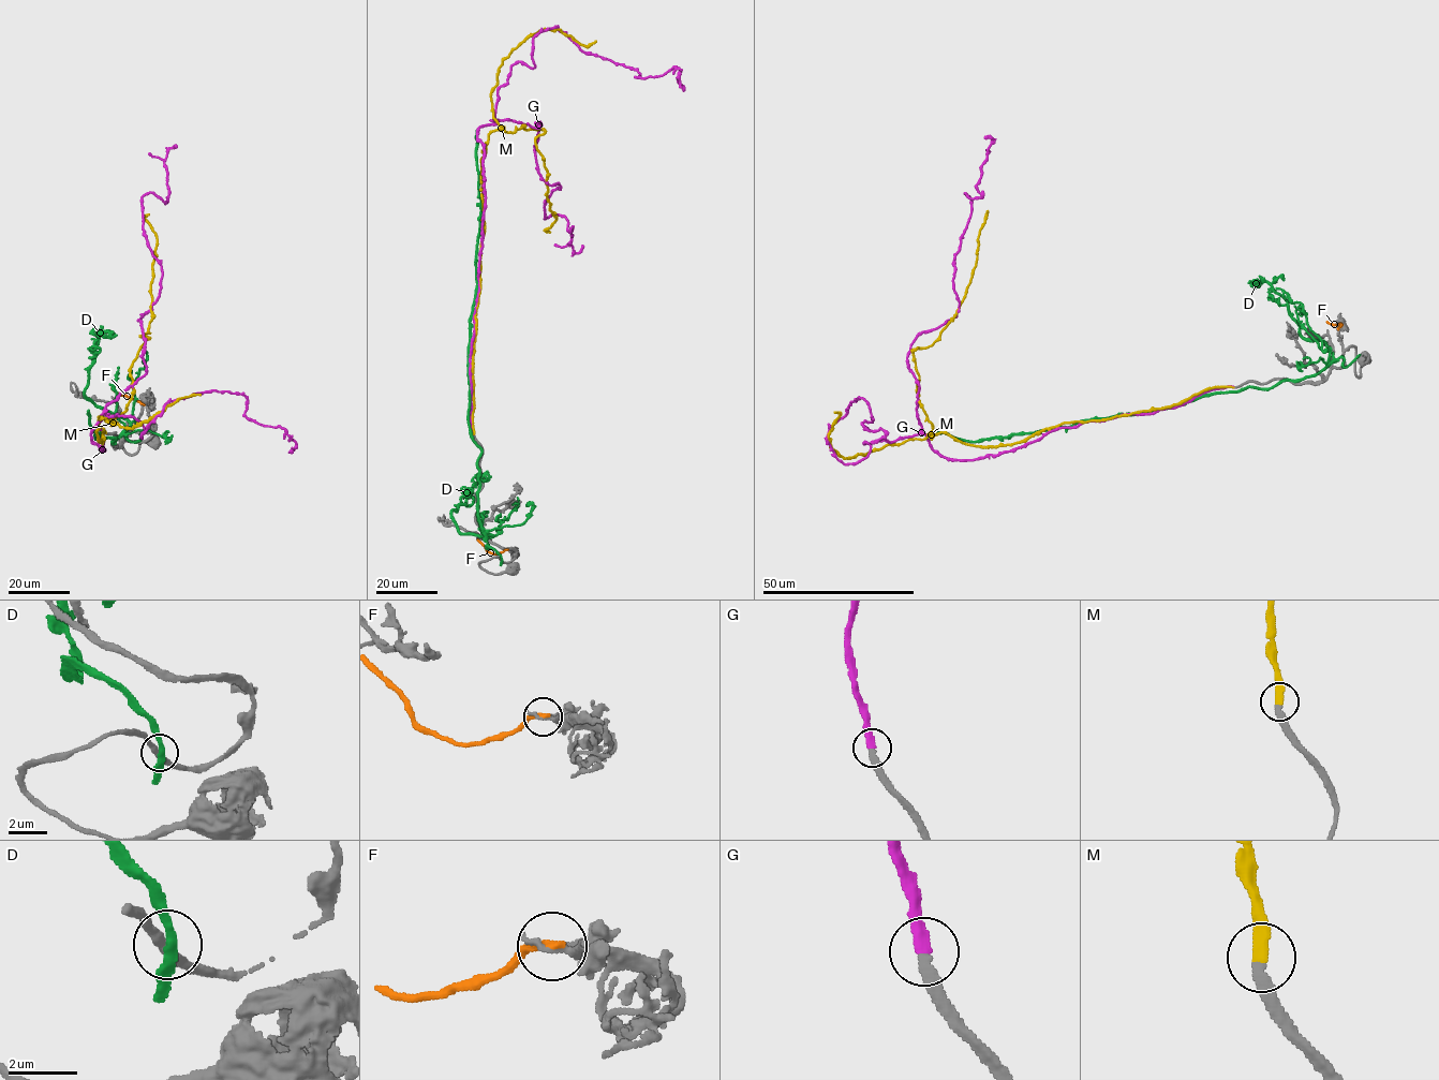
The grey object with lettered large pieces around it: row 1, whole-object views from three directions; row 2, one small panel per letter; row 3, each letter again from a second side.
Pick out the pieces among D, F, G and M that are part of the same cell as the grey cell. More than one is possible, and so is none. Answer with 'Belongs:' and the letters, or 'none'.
Belongs: M

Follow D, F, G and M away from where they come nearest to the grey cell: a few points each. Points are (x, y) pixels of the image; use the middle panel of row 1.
D: (501, 560), (488, 548), (479, 524), (481, 448), (468, 418), (480, 206), (477, 129)
F: (507, 549), (492, 553), (477, 538)
G: (473, 434), (477, 129), (540, 121), (537, 169), (560, 186), (544, 216), (562, 215), (574, 251), (583, 246)
M: (473, 434), (481, 159), (492, 131), (523, 124), (544, 130), (535, 139), (557, 219), (550, 232)

